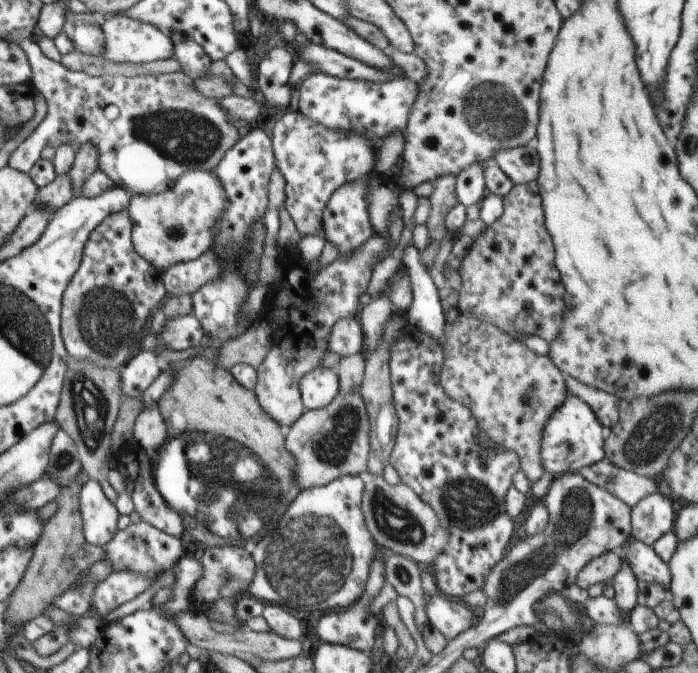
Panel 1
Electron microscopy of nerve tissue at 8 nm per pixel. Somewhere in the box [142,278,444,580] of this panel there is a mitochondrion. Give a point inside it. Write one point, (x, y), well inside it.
(215, 449)

